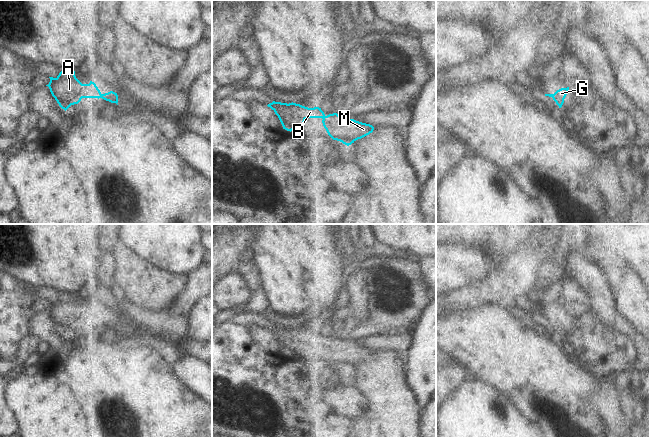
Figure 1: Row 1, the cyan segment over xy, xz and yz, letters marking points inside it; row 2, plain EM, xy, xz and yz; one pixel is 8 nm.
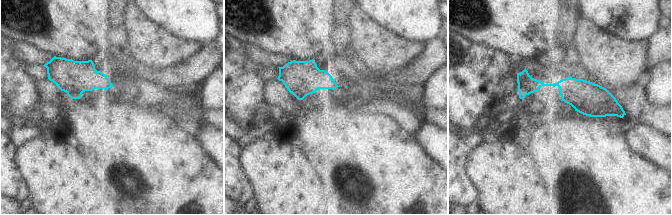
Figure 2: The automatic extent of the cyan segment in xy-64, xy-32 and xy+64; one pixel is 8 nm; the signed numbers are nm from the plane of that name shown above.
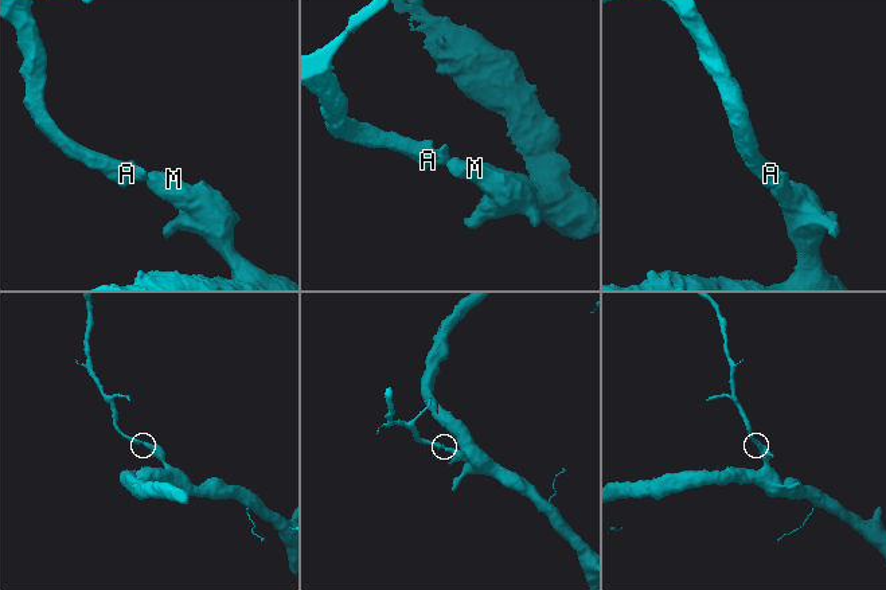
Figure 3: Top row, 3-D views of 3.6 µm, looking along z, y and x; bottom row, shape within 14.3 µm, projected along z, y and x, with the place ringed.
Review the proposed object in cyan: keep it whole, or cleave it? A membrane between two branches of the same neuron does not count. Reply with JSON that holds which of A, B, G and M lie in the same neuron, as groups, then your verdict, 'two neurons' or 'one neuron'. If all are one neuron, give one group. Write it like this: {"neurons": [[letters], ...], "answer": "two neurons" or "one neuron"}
{"neurons": [["A", "B", "G", "M"]], "answer": "one neuron"}

